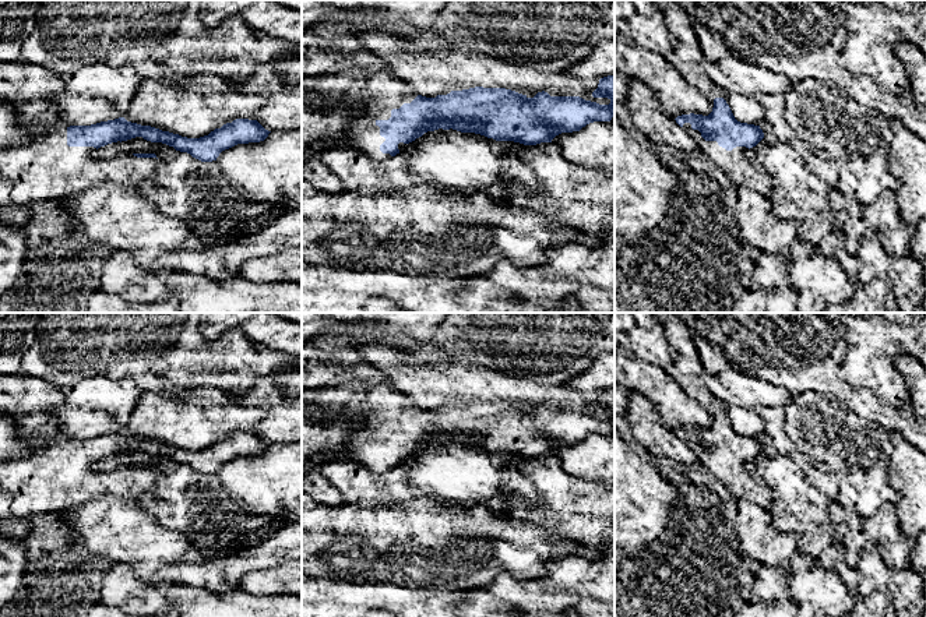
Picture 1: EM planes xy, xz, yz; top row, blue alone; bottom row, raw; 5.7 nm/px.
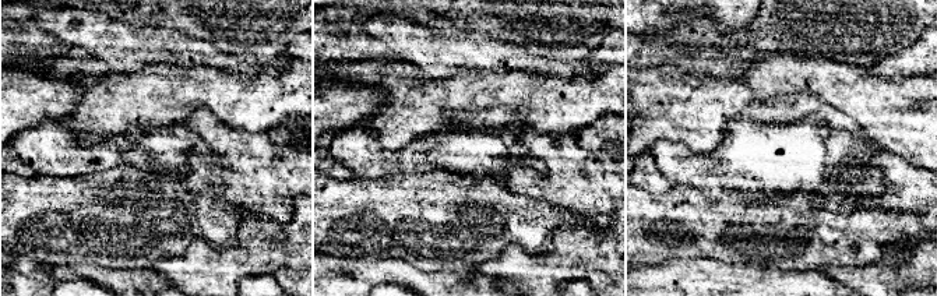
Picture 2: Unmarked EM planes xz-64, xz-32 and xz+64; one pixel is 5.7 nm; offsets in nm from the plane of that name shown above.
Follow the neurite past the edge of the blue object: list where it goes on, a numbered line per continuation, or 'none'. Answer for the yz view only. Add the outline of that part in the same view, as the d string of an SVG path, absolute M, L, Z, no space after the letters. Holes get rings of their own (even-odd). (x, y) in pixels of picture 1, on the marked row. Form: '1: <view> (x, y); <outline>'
1: yz (736, 166); M684 123L683 128L693 134L698 148L715 163L735 187L747 186L761 195L771 195L771 176L758 163L749 159L746 147L736 147L726 151L716 141L705 141L698 130L693 130L690 123Z

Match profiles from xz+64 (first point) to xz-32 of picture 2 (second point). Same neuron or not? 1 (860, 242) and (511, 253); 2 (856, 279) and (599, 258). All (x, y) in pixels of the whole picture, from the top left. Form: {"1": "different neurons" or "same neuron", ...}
{"1": "different neurons", "2": "same neuron"}

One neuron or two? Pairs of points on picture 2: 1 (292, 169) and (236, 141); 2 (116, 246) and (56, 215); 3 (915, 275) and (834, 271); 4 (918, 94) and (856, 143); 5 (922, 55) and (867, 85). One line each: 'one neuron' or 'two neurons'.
1: one neuron
2: one neuron
3: one neuron
4: two neurons
5: two neurons

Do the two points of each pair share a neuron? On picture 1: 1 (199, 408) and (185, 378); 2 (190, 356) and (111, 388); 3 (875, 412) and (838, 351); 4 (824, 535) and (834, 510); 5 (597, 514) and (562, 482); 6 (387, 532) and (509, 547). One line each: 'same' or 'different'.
1: different
2: different
3: same
4: different
5: same
6: same

